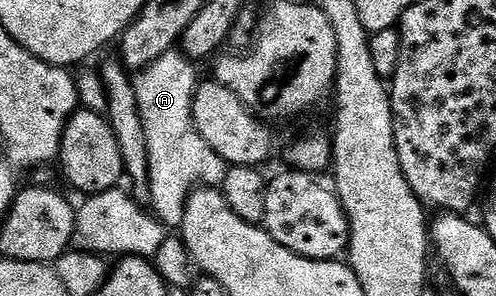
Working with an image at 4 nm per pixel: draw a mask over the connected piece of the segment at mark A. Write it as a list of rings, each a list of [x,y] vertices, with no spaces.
[[[170,50],[165,53],[164,56],[158,57],[157,60],[154,61],[153,64],[147,66],[145,69],[140,70],[136,73],[134,77],[135,91],[137,92],[137,102],[138,102],[138,110],[141,112],[142,123],[145,126],[145,136],[147,143],[149,144],[149,164],[150,164],[150,199],[149,204],[151,207],[152,213],[156,218],[159,219],[160,222],[163,223],[168,229],[174,230],[182,227],[184,222],[184,214],[185,214],[185,204],[187,203],[188,196],[191,195],[192,191],[194,191],[199,185],[205,188],[219,188],[222,187],[223,182],[225,180],[225,176],[227,175],[227,171],[229,169],[227,162],[224,161],[223,158],[217,156],[217,152],[214,152],[209,144],[205,144],[203,140],[201,140],[200,133],[197,132],[195,121],[192,118],[192,102],[195,99],[196,88],[199,83],[199,76],[197,76],[195,70],[197,70],[196,65],[191,62],[190,59],[184,57],[184,55],[178,50]]]

